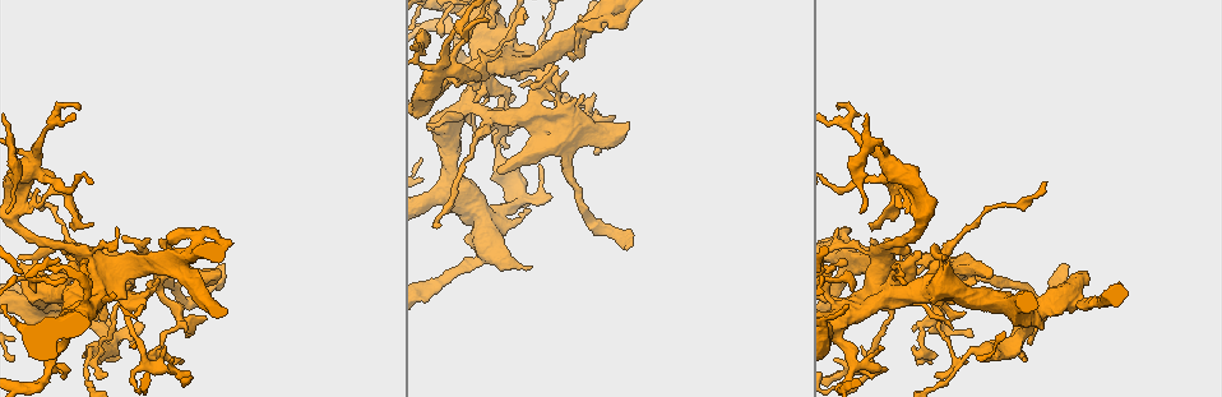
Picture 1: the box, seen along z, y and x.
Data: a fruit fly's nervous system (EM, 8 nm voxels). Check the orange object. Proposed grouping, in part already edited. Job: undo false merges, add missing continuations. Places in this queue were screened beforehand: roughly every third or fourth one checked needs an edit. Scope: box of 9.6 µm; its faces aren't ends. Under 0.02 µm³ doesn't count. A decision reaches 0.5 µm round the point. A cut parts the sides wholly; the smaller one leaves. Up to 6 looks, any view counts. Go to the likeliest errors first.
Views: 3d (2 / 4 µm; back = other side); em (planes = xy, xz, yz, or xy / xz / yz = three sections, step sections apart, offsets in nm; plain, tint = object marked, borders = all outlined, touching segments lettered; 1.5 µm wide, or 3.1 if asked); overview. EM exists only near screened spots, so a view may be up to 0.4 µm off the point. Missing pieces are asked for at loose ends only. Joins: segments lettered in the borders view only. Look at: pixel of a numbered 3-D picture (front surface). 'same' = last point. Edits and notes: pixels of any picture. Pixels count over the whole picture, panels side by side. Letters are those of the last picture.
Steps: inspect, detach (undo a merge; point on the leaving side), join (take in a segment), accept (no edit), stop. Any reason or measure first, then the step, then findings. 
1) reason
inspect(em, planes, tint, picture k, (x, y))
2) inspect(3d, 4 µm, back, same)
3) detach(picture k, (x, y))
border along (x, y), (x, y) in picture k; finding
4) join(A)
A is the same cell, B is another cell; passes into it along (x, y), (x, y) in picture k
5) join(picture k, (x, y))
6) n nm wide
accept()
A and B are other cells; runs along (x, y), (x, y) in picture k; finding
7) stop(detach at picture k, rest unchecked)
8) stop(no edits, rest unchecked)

an open end
inspect(em, yz, step 4, tint, picture 1, (838, 106))

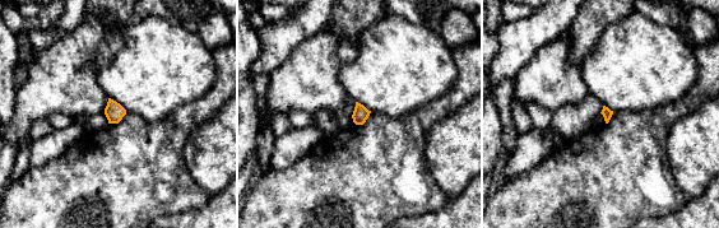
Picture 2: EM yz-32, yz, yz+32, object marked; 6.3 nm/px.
another direction
inspect(em, planes, tint, same)

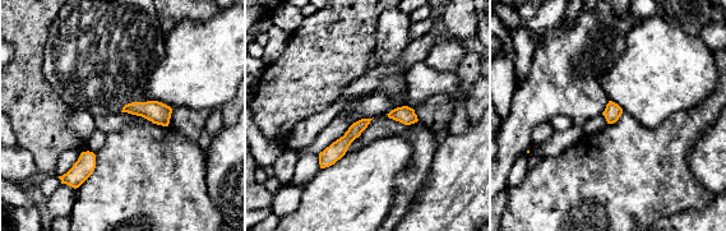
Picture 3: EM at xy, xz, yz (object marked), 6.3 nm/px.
inspect(em, planes, borders, same)

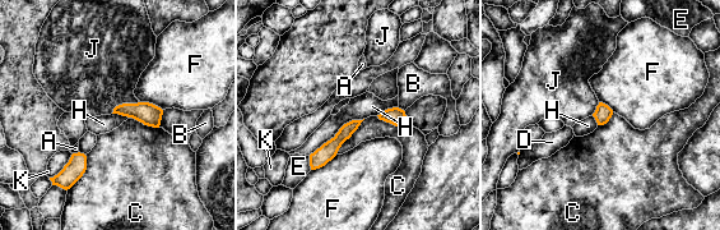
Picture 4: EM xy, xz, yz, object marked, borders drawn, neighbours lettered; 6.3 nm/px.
accept()
A, B, C, D, E, F, H, J and K are other cells; runs along (356, 123), (314, 165) in picture 4; no lettered segment goes on from it

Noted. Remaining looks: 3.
a fork
inspect(3d, 4 µm, back, picture 1, (144, 362))

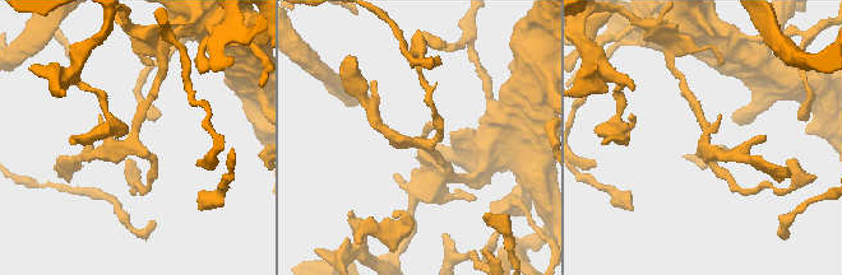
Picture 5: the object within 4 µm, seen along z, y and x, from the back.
shape alone is not enough
inspect(em, planes, tint, picture 5, (417, 143))

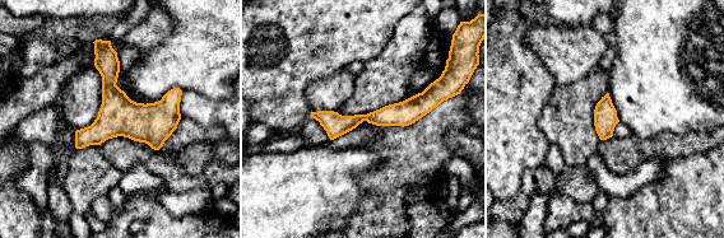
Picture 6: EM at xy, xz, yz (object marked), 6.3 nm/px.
what lies round it
inspect(em, planes, borders, same)

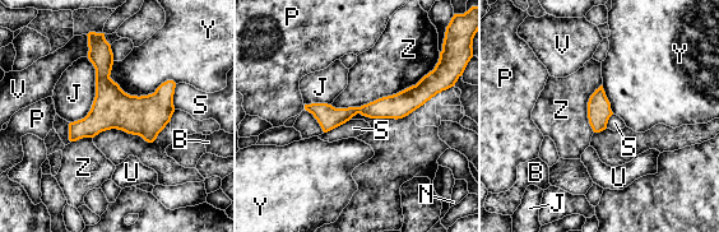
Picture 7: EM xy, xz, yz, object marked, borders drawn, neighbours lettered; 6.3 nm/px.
Z touches over 700 nm
accept()
B, J, N, P, S, U, V, Y and Z are other cells; runs along (427, 94), (347, 114), (309, 107) in picture 7; all the same neuron

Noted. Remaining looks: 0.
stop(no edits, rest unchecked)

